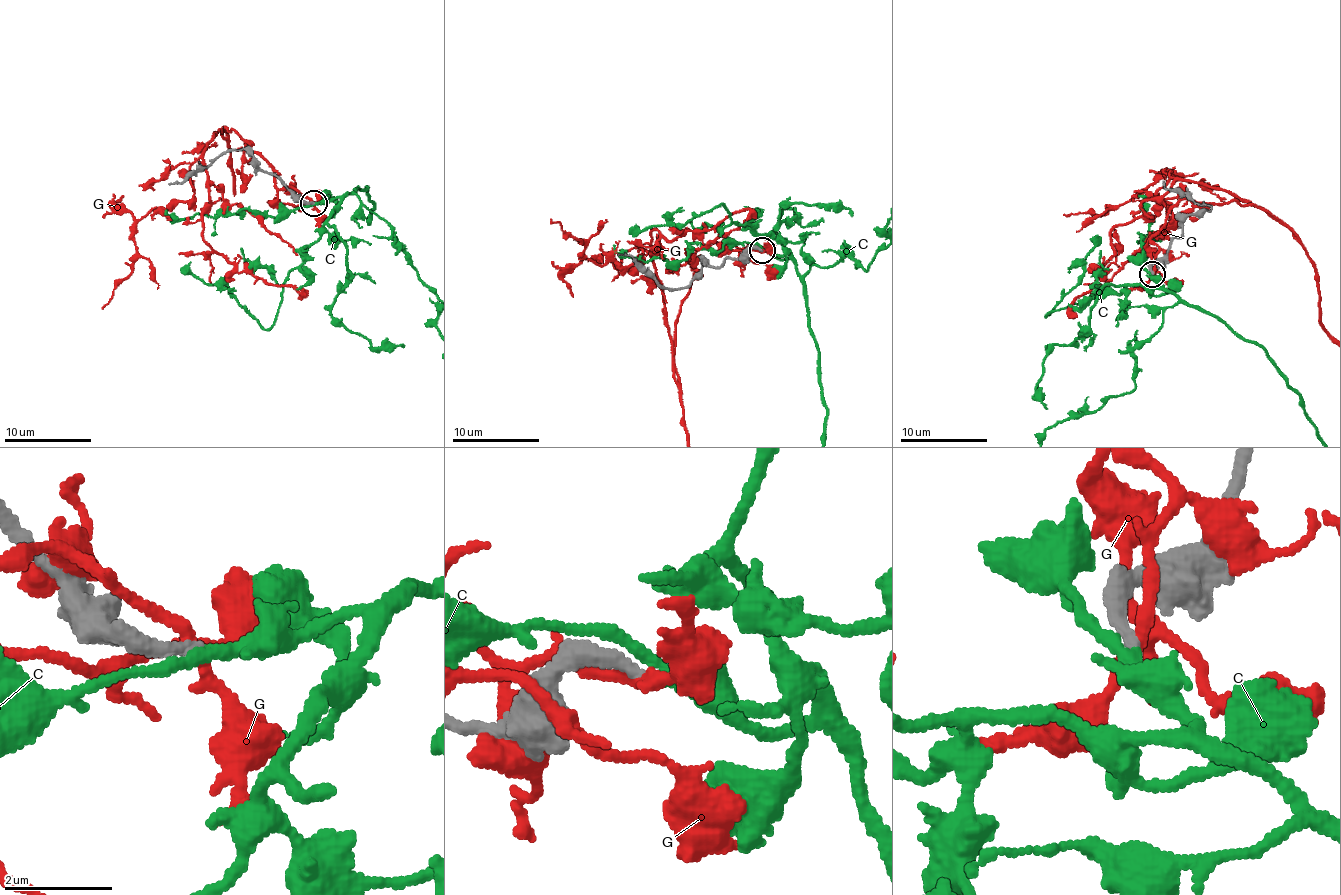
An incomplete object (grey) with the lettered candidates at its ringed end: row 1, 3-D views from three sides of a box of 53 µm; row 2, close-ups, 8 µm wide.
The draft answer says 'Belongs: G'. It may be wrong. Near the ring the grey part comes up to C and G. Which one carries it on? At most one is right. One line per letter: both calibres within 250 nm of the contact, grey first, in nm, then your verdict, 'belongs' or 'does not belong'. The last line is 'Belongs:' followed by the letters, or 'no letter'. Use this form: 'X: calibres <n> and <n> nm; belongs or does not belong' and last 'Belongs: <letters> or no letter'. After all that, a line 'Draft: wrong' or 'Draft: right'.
C: calibres 240 and 240 nm; belongs
G: calibres 280 and 240 nm; does not belong
Belongs: C
Draft: wrong

